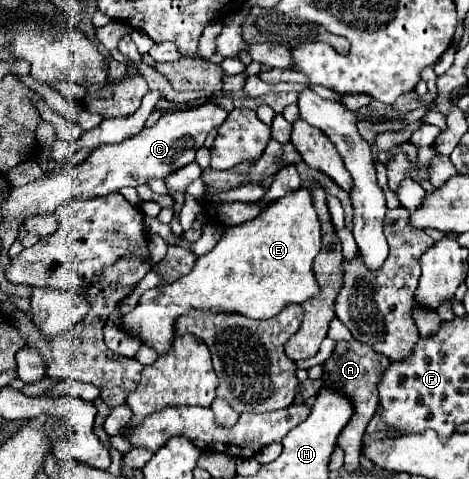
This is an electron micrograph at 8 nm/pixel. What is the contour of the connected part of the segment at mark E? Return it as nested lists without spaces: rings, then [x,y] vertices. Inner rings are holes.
[[[304,189],[292,191],[286,197],[278,199],[274,205],[270,205],[268,211],[264,211],[264,215],[258,215],[254,221],[226,229],[218,245],[210,253],[202,255],[188,275],[176,279],[174,283],[158,285],[146,291],[140,297],[136,309],[120,317],[116,325],[122,331],[126,331],[130,337],[136,337],[144,345],[152,347],[158,355],[164,355],[170,351],[174,343],[176,319],[190,309],[210,311],[210,313],[238,313],[250,319],[272,319],[284,307],[292,303],[302,305],[306,303],[306,299],[312,299],[314,295],[320,293],[320,285],[312,271],[312,263],[318,251],[320,251],[320,223],[312,207],[310,193]]]

